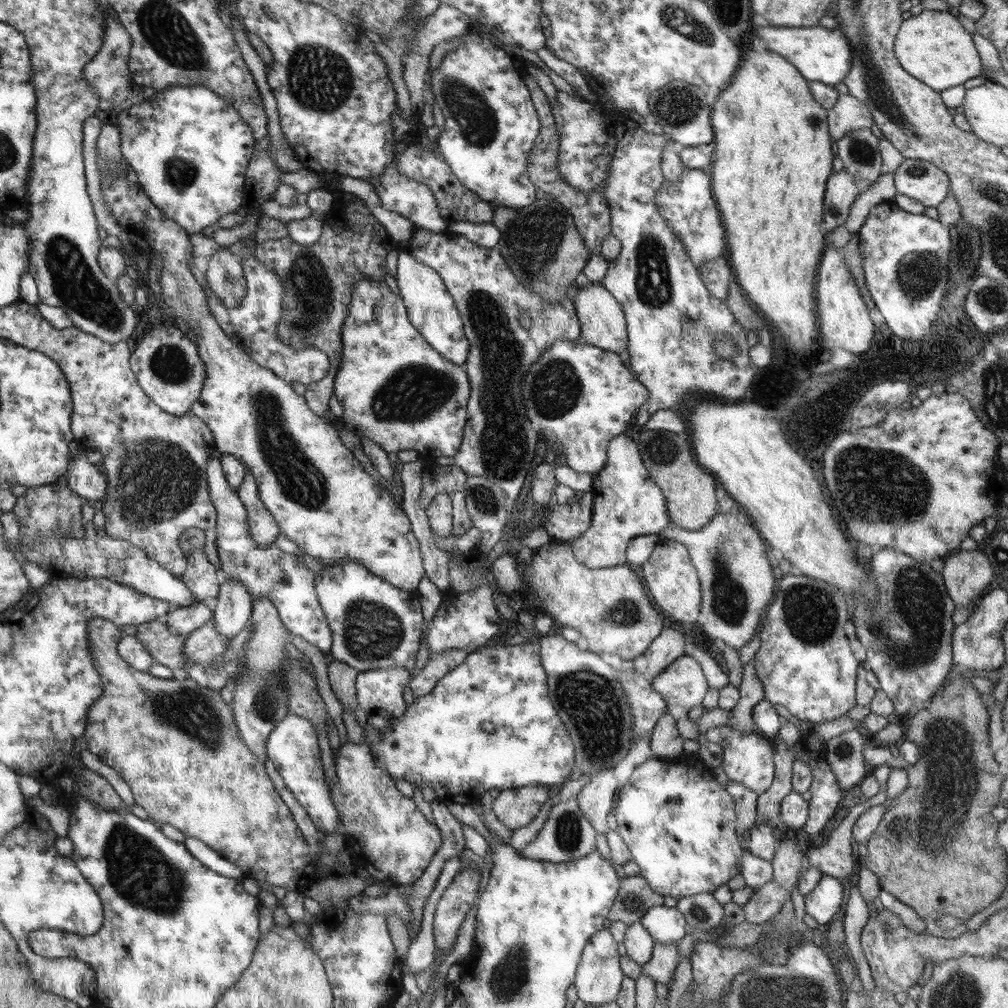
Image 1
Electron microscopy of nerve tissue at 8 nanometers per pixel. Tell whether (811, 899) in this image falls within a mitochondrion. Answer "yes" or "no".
no

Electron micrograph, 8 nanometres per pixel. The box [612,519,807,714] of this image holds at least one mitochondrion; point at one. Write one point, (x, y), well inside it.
(728, 599)

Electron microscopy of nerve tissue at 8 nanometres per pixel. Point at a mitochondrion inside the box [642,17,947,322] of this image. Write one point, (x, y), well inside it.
(916, 277)

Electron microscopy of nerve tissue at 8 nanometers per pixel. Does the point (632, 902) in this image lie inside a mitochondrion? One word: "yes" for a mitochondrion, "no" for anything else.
yes

